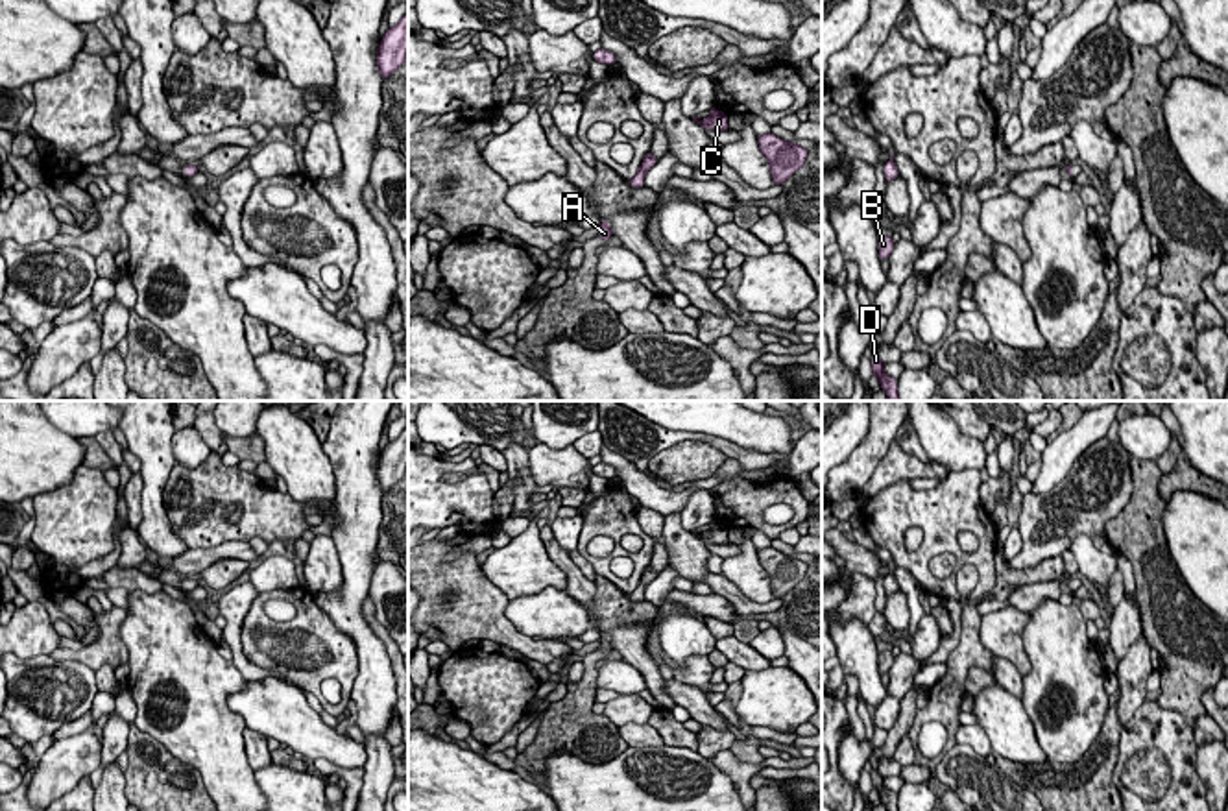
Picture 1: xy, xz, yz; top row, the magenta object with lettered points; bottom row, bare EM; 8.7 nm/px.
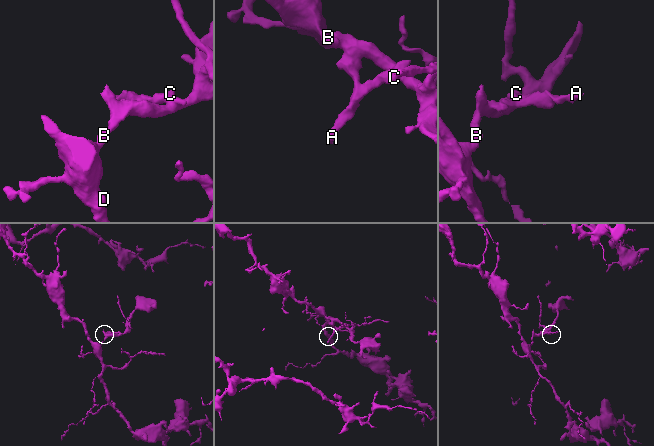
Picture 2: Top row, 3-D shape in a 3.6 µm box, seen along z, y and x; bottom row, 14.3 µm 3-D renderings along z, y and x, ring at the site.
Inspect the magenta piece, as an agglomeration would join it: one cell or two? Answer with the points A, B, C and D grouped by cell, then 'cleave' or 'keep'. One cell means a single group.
A B C D | keep

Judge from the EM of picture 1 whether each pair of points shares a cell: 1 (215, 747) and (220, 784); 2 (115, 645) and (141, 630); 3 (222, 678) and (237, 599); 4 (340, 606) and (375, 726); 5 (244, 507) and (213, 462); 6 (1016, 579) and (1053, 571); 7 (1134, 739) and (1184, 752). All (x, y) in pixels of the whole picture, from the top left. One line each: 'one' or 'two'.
1: one
2: two
3: two
4: one
5: one
6: one
7: one

